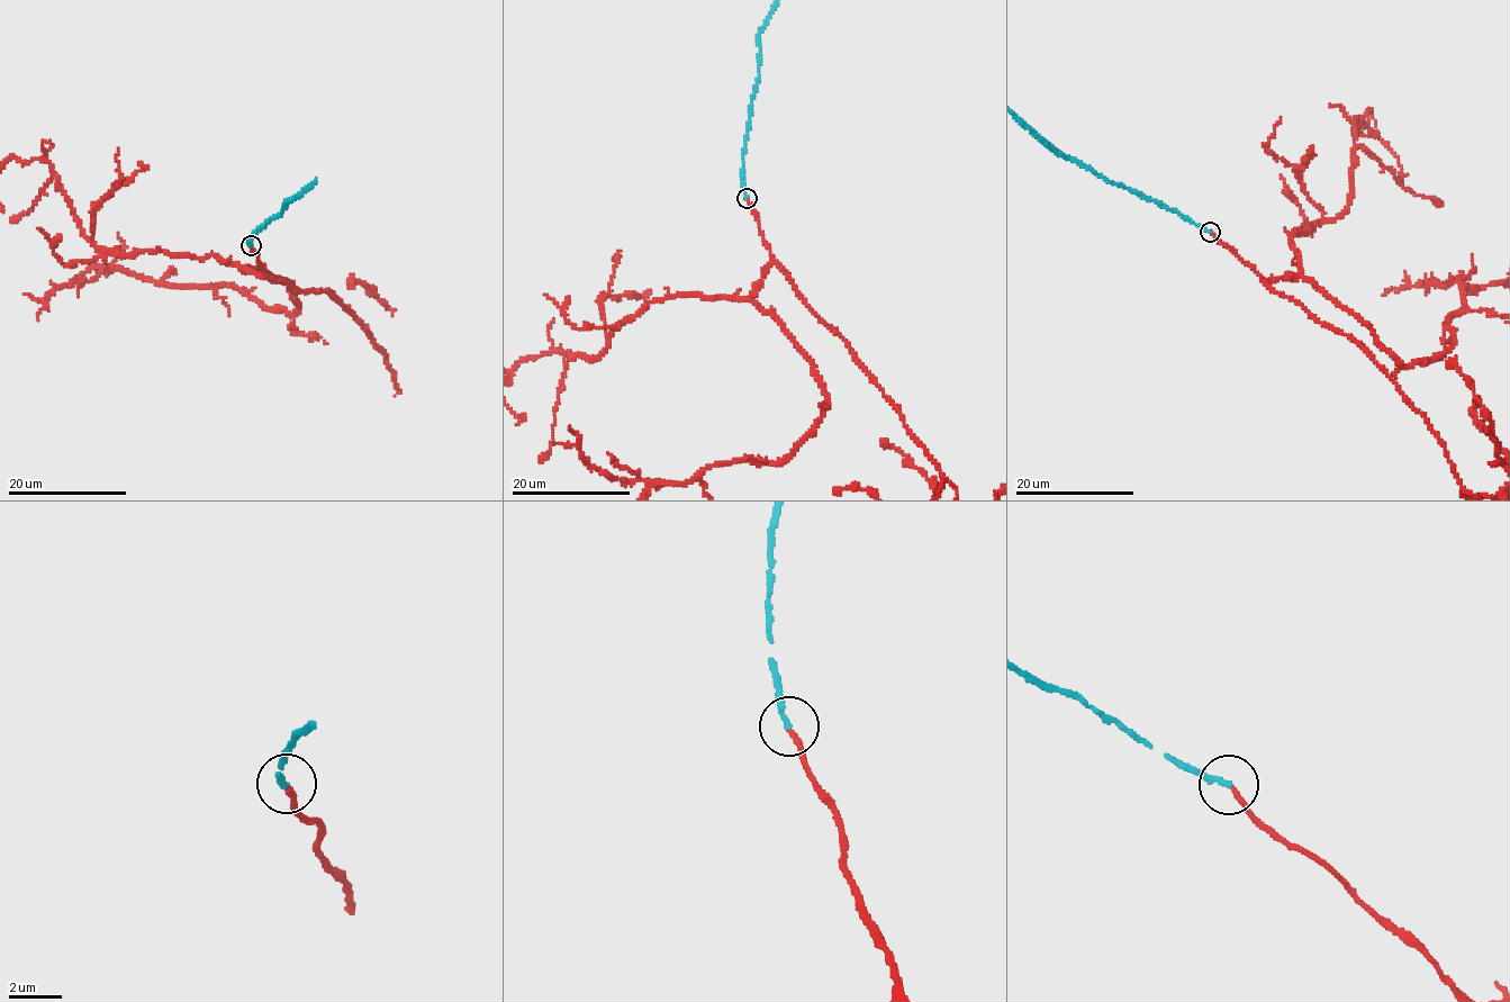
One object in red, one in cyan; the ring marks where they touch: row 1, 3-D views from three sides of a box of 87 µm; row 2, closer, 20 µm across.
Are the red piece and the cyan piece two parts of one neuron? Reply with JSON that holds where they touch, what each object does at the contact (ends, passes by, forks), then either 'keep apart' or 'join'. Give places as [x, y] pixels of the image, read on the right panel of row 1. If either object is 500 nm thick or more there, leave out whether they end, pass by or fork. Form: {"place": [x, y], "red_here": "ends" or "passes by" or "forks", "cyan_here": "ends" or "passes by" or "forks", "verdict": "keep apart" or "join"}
{"place": [1210, 232], "red_here": "ends", "cyan_here": "ends", "verdict": "join"}

